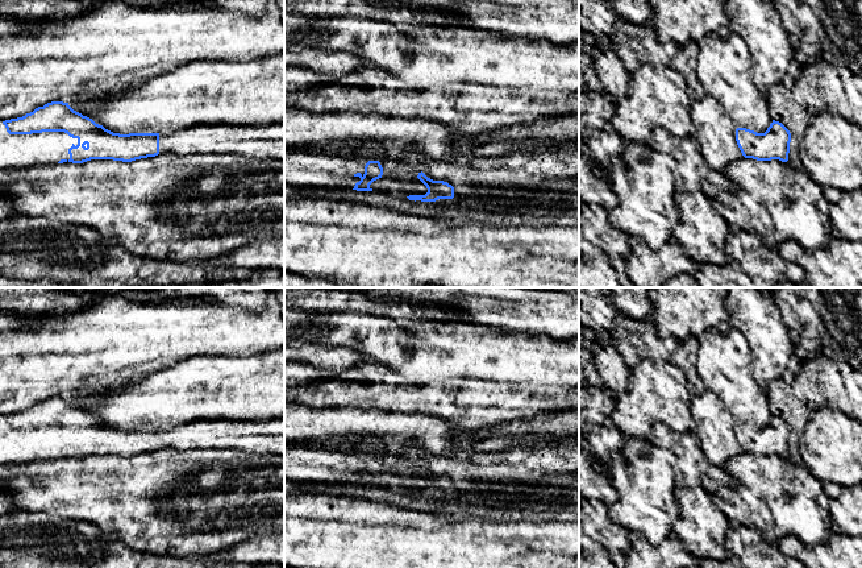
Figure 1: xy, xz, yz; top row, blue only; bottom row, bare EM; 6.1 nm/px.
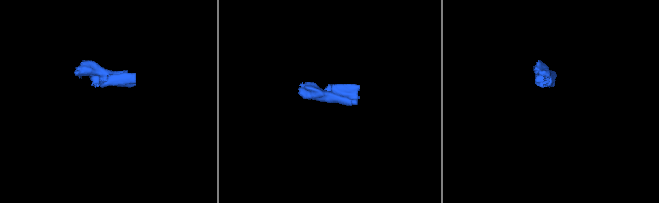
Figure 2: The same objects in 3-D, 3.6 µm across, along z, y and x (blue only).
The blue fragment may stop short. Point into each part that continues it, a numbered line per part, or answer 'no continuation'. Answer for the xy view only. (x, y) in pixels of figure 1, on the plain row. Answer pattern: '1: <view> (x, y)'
1: xy (252, 436)
2: xy (17, 447)

